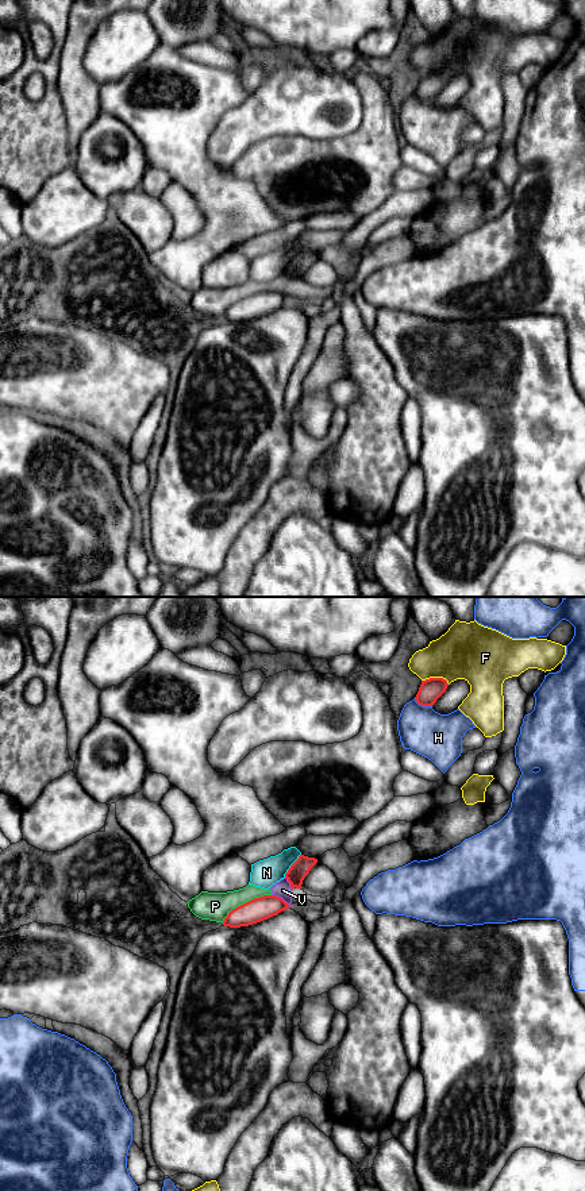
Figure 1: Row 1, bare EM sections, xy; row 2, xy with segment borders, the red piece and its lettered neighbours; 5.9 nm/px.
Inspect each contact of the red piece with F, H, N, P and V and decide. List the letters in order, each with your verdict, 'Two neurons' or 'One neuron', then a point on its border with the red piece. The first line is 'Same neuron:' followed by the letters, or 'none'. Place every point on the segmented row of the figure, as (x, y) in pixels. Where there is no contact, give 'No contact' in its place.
Same neuron: none
F: Two neurons. Touches red at xy (435, 678)
H: Two neurons. Touches red at xy (423, 705)
N: Two neurons. Touches red at xy (291, 866)
P: Two neurons. Touches red at xy (246, 902)
V: Two neurons. Touches red at xy (281, 898)

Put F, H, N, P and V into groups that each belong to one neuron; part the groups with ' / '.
F / H / N / P V

